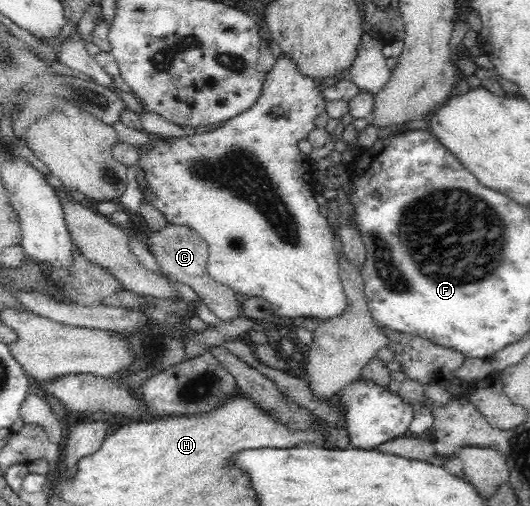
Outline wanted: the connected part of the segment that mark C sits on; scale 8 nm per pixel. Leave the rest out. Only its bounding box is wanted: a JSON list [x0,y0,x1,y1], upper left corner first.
[146,226,242,322]

